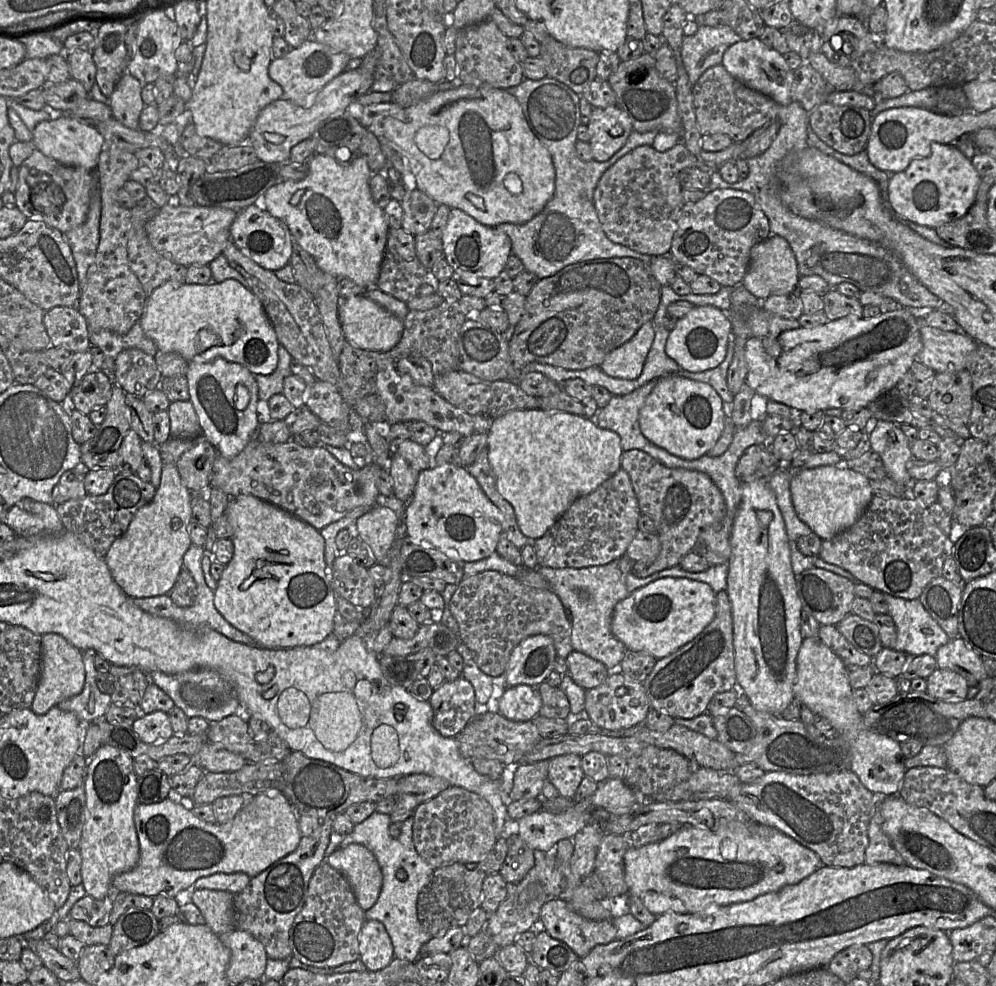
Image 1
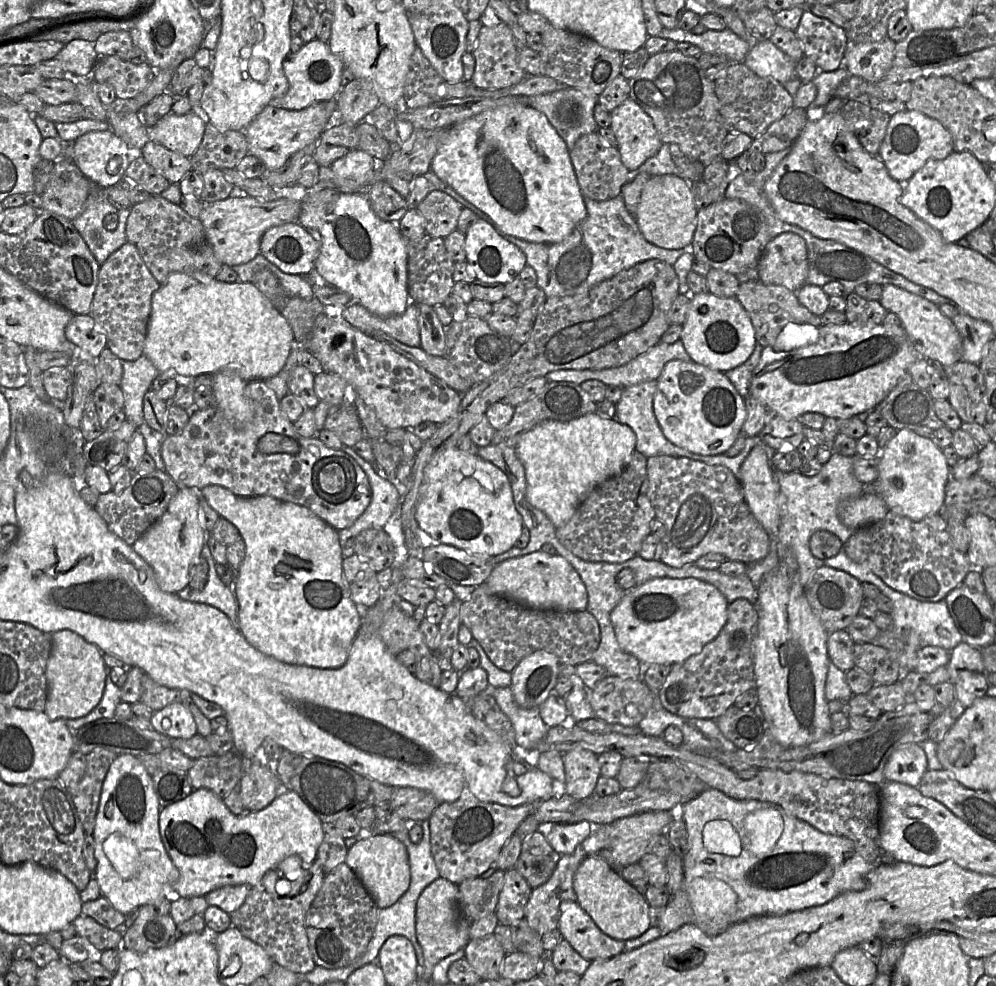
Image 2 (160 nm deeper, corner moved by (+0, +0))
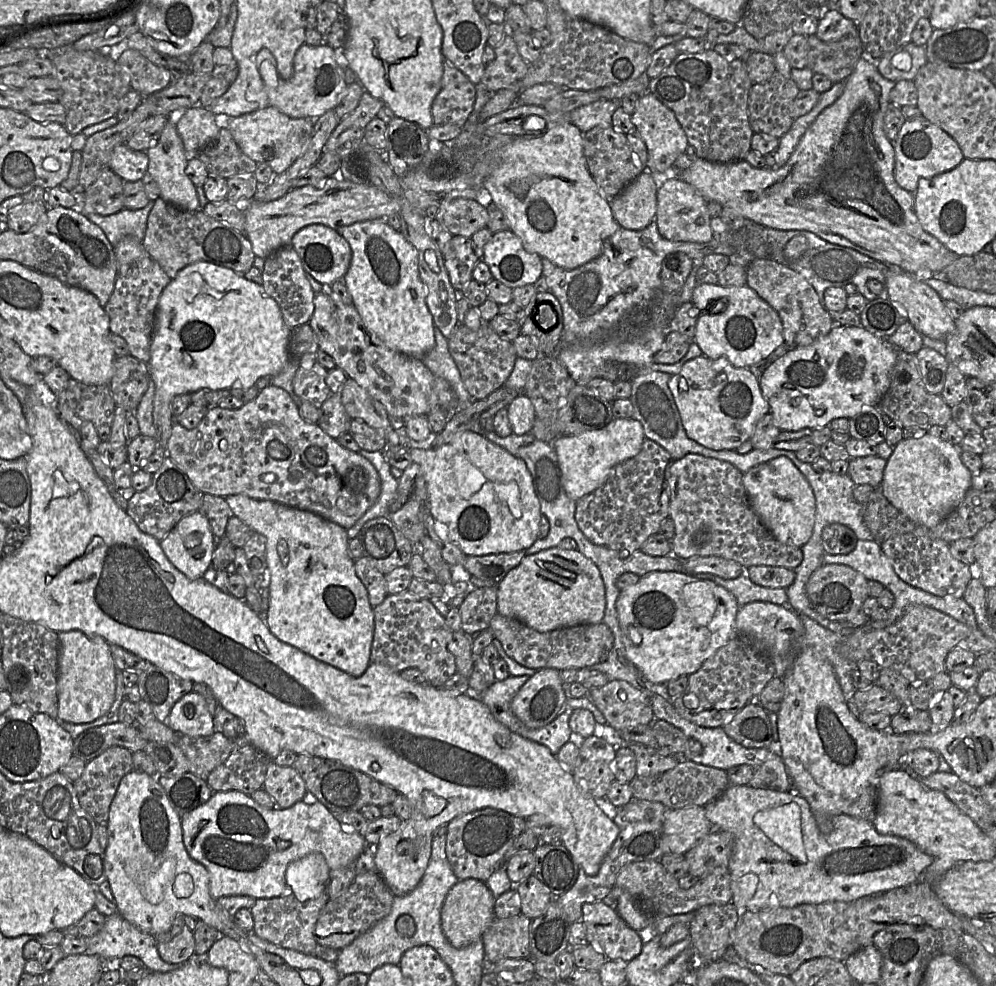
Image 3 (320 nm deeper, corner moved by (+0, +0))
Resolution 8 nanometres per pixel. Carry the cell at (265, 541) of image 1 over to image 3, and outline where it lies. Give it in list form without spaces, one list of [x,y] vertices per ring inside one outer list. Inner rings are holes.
[[[247,495],[224,497],[234,516],[264,535],[270,576],[266,624],[282,642],[360,677],[371,663],[374,611],[355,572],[347,530],[313,512]]]

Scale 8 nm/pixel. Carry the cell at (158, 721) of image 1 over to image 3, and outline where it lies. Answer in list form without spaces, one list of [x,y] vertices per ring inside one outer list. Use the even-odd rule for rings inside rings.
[[[195,692],[178,700],[163,723],[178,734],[191,737],[210,736],[215,732],[214,712],[206,699]]]

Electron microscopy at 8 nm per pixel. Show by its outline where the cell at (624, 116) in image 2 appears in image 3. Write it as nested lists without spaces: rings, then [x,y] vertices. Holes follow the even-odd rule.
[[[639,95],[634,112],[630,115],[635,131],[646,144],[648,159],[645,169],[650,173],[663,172],[672,167],[676,158],[686,152],[689,146],[687,136],[678,122],[674,112],[666,107],[654,95]]]

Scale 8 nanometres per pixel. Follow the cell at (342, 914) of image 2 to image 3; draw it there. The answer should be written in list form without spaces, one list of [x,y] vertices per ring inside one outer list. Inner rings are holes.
[[[376,871],[356,874],[346,892],[334,900],[328,900],[315,926],[315,939],[324,947],[342,950],[356,938],[383,919],[391,910],[394,895]]]

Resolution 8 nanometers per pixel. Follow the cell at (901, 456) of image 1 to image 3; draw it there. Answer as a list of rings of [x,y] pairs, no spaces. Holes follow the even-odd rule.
[[[929,433],[908,437],[893,447],[887,459],[880,489],[888,501],[911,520],[933,528],[963,501],[973,473],[963,464],[960,446]]]

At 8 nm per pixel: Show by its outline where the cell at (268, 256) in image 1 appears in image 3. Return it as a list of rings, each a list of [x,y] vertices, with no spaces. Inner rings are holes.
[[[311,224],[297,231],[291,247],[297,252],[308,275],[324,286],[342,280],[352,257],[347,240],[336,229]]]

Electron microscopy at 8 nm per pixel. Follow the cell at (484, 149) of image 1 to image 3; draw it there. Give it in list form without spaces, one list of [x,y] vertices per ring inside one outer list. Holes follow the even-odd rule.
[[[565,121],[542,134],[515,136],[499,151],[499,163],[484,182],[492,203],[502,211],[524,248],[563,269],[597,258],[604,241],[621,227],[587,168],[583,134]]]

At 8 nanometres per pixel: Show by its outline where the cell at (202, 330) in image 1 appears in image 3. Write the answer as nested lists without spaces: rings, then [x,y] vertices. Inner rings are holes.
[[[199,261],[189,264],[181,269],[175,278],[171,280],[168,286],[165,287],[158,301],[156,309],[155,328],[150,345],[150,360],[148,362],[151,379],[155,384],[155,397],[153,405],[153,422],[156,428],[155,441],[158,447],[167,448],[168,440],[171,436],[172,427],[175,419],[172,415],[171,404],[176,395],[183,393],[193,393],[199,390],[217,390],[242,388],[249,389],[257,387],[262,389],[269,384],[269,378],[273,378],[279,374],[289,361],[291,353],[289,338],[291,331],[285,324],[280,308],[277,302],[270,297],[263,286],[251,282],[244,278],[243,274],[234,272],[233,270],[222,267],[209,262]]]

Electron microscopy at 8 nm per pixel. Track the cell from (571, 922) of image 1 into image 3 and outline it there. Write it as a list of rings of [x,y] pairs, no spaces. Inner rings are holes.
[[[603,901],[584,904],[580,921],[586,928],[588,945],[601,952],[607,960],[629,962],[640,954],[644,943],[642,935],[630,928],[609,904]]]

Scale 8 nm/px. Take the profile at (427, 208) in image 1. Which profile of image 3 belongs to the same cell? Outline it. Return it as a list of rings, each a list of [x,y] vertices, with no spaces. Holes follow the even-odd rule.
[[[465,198],[445,199],[439,203],[435,220],[453,236],[471,237],[486,228],[487,209],[476,200]]]

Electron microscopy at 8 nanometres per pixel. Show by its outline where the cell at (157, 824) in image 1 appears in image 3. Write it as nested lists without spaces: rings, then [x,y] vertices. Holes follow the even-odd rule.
[[[241,791],[214,792],[205,804],[181,817],[185,848],[193,860],[208,870],[209,891],[216,900],[224,896],[269,899],[291,895],[286,883],[286,869],[291,862],[319,853],[332,871],[351,866],[369,848],[362,834],[345,828],[311,793],[289,808],[267,809]]]

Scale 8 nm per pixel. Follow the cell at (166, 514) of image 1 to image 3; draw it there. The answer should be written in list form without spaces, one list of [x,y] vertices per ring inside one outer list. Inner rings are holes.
[[[196,511],[183,517],[160,540],[160,546],[176,569],[190,580],[198,580],[211,567],[215,535],[207,518]]]

